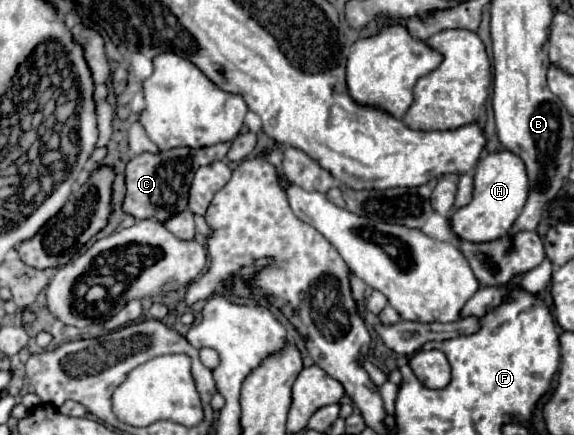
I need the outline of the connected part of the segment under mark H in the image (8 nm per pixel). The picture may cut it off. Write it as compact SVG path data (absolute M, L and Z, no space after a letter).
M498 151L486 155L474 173L474 197L468 205L456 209L450 217L452 233L472 243L488 243L504 237L516 217L520 215L528 195L528 177L522 159L510 151Z

